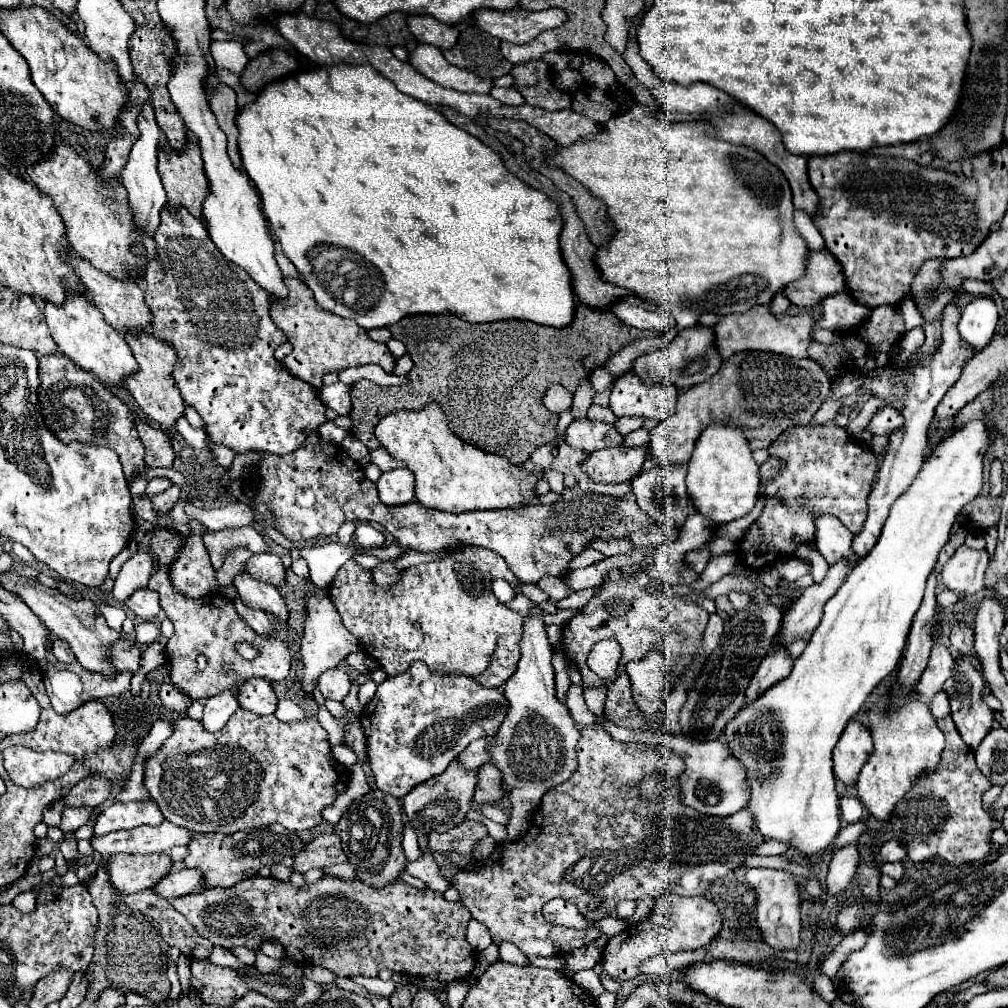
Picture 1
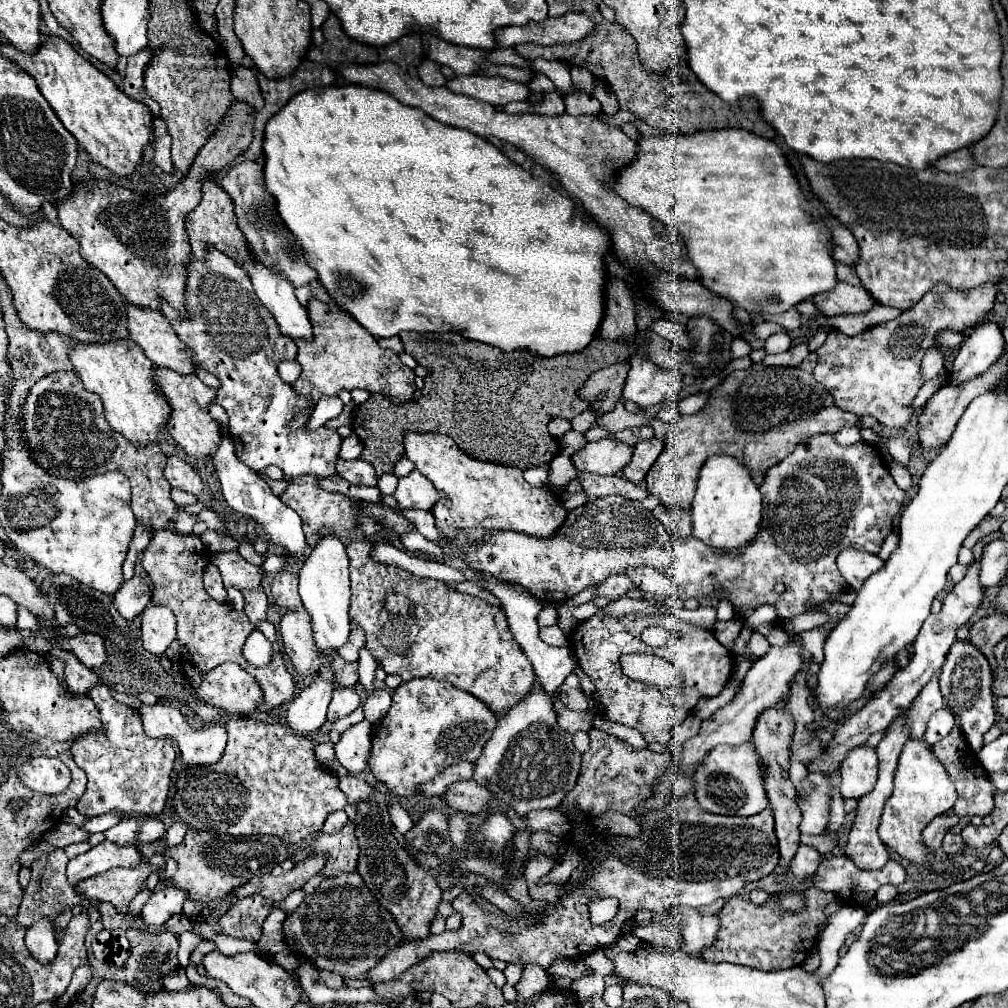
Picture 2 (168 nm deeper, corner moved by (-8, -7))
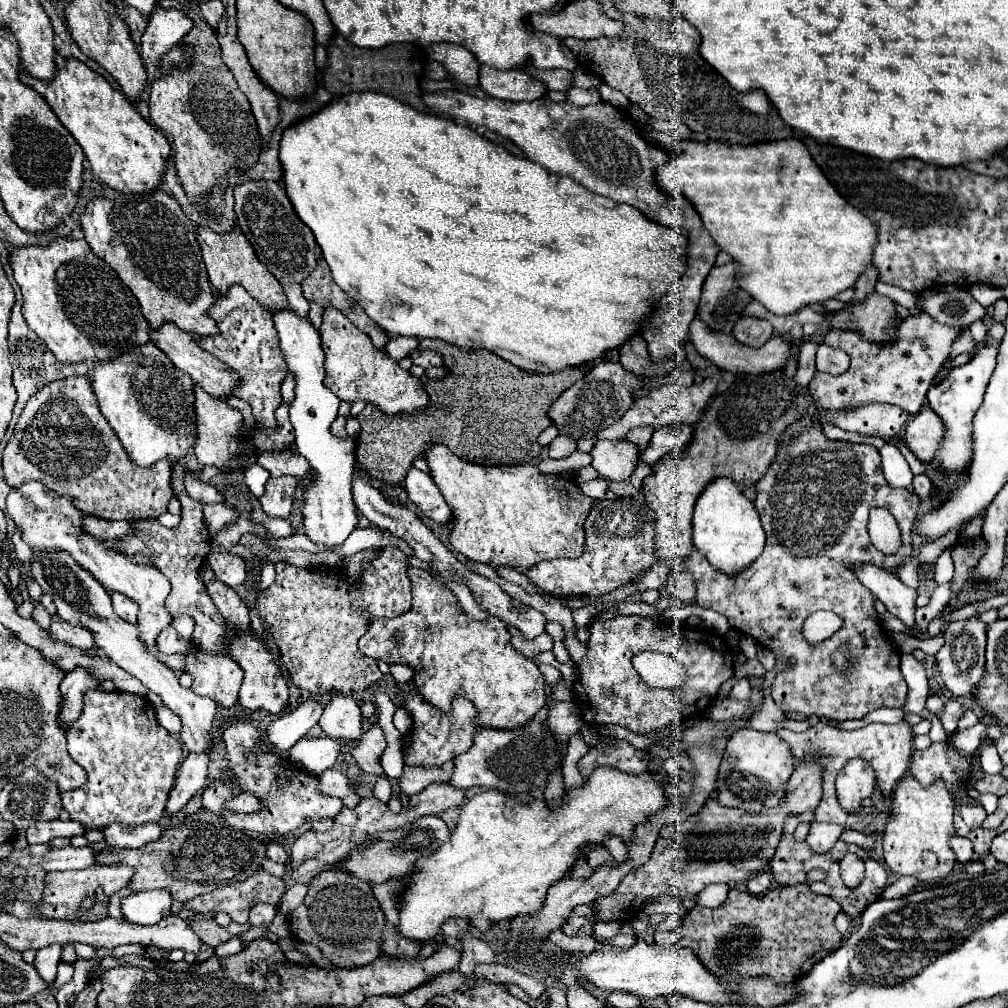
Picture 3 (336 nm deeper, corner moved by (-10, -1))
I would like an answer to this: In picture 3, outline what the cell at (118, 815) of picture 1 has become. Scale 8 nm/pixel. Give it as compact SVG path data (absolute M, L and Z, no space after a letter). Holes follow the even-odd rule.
M146 822L140 826L124 826L124 824L110 824L104 828L106 842L114 848L140 848L148 842L158 840L162 834L156 822Z

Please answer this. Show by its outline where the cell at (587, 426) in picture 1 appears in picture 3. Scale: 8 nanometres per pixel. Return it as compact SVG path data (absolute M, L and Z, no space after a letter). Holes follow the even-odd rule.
M598 440L590 450L590 456L592 466L602 478L622 482L628 480L638 466L638 452L640 448L628 440Z

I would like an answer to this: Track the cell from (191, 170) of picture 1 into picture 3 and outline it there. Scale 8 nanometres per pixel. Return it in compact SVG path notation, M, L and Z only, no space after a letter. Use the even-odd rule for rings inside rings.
M198 226L198 246L202 250L202 260L206 264L208 270L208 278L210 284L218 290L218 292L226 292L228 286L232 284L240 284L244 286L256 300L260 300L260 304L268 306L268 310L272 312L274 308L282 308L288 306L288 300L284 296L284 290L280 288L278 280L268 272L268 268L256 258L254 248L250 246L250 242L246 240L246 236L242 234L242 230L238 226L234 226L230 232L214 232L210 226Z

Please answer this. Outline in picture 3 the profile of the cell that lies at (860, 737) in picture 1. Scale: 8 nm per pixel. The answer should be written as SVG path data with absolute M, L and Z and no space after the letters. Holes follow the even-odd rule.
M862 758L850 760L836 778L836 794L840 806L846 812L858 812L860 800L872 796L874 786L876 786L876 778L872 766Z

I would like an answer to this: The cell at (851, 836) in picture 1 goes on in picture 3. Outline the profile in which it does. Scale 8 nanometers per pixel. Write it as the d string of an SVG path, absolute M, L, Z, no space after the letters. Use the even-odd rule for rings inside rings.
M808 884L776 886L770 892L766 892L762 898L734 888L728 892L728 898L722 906L718 908L694 906L678 930L656 932L654 942L664 946L676 944L676 946L692 948L700 956L700 960L708 964L708 970L716 972L718 976L732 976L732 980L736 980L744 976L766 974L772 976L772 980L788 982L806 976L818 960L822 960L824 956L828 956L840 946L842 934L836 932L832 924L836 912L840 912L840 904L836 904L830 896L820 896L810 892Z

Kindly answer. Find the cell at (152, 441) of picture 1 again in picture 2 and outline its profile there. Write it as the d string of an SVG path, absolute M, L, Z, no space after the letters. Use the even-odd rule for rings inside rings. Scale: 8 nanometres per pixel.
M168 456L164 476L172 484L172 488L180 488L180 490L190 492L194 496L200 496L200 492L202 492L200 476L196 474L196 470L190 464L186 464L178 456Z

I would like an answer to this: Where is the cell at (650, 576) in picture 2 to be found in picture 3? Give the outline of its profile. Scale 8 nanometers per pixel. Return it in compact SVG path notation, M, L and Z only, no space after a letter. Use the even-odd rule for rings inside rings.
M688 572L680 574L670 574L664 582L664 590L674 598L674 600L684 600L684 602L694 602L694 580Z

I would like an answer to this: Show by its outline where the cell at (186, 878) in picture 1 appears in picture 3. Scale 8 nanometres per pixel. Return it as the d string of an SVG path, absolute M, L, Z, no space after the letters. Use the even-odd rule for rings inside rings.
M168 890L136 892L122 898L124 918L142 926L158 924L164 916L170 916L170 910L172 910L172 894Z

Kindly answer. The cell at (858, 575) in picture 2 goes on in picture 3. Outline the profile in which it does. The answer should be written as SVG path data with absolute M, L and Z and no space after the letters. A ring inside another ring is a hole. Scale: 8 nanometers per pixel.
M852 564L850 570L886 606L890 614L900 618L906 626L914 626L914 602L918 596L916 588L904 586L892 570L876 564Z

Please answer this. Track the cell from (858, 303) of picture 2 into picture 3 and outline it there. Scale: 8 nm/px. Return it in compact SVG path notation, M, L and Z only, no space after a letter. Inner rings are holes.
M872 294L870 298L858 302L858 304L848 304L844 310L834 312L832 324L834 328L854 328L856 332L864 334L870 340L876 342L888 342L894 338L894 302L886 296Z

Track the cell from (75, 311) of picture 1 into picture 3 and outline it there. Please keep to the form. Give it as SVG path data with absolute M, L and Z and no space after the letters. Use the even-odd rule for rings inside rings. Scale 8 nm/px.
M152 342L136 346L118 358L96 362L92 388L102 414L136 464L150 466L162 458L176 462L192 450L196 440L192 408L194 382Z

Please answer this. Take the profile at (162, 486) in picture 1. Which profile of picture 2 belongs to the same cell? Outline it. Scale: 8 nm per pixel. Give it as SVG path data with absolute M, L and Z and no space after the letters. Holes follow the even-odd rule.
M174 488L174 490L172 490L172 500L174 500L178 506L188 506L188 504L196 504L196 502L198 502L198 498L196 498L196 496L186 494L186 492L178 490L178 488Z

